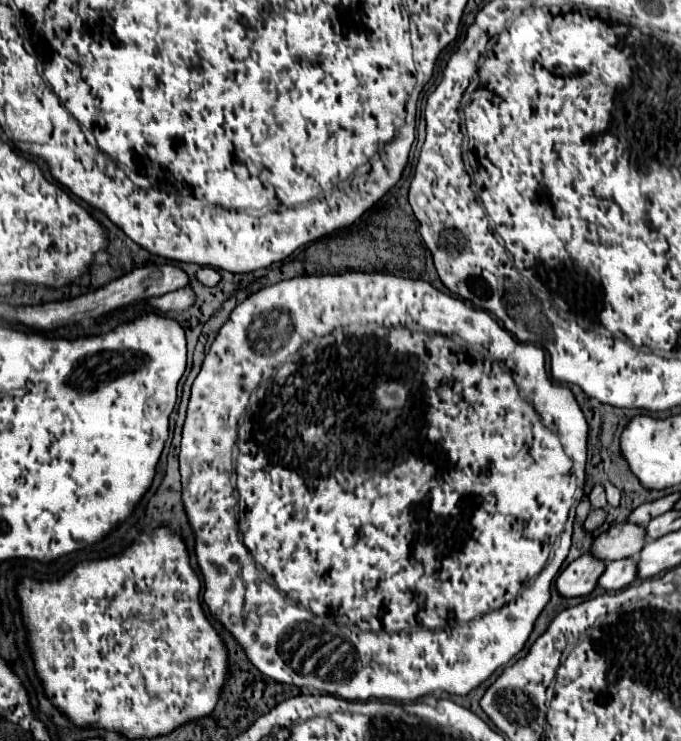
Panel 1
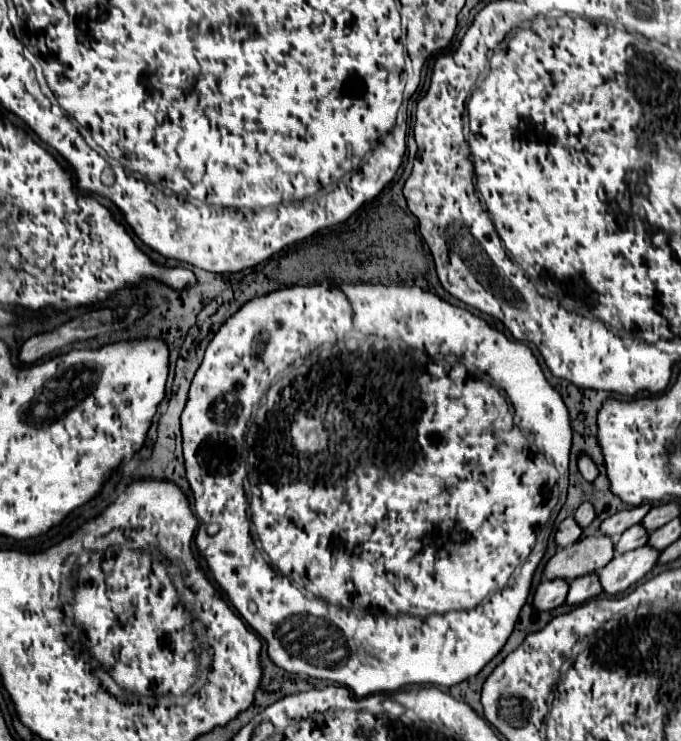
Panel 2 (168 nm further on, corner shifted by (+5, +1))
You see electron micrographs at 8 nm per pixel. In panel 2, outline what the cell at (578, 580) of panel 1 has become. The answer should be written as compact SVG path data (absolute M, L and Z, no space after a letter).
M554 578L554 580L544 580L534 594L534 606L538 610L552 610L560 604L566 602L570 582L564 578Z

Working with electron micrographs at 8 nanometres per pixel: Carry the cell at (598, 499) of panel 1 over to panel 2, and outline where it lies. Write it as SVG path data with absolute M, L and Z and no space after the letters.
M584 502L584 504L580 504L578 506L578 510L576 510L576 514L574 514L574 518L576 518L576 522L582 526L582 528L586 528L592 520L594 520L594 506L590 504L590 502Z

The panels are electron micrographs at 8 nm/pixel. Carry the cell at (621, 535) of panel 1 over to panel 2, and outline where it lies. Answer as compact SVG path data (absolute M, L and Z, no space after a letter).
M606 534L584 536L572 546L566 546L552 556L544 568L546 578L566 578L574 580L604 568L614 556L616 542Z

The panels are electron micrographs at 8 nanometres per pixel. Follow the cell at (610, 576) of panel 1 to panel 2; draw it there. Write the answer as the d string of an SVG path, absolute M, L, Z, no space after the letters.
M586 574L582 578L574 578L574 582L570 584L570 594L566 598L568 604L582 604L584 600L596 598L602 594L602 584L600 584L600 576L596 574Z

